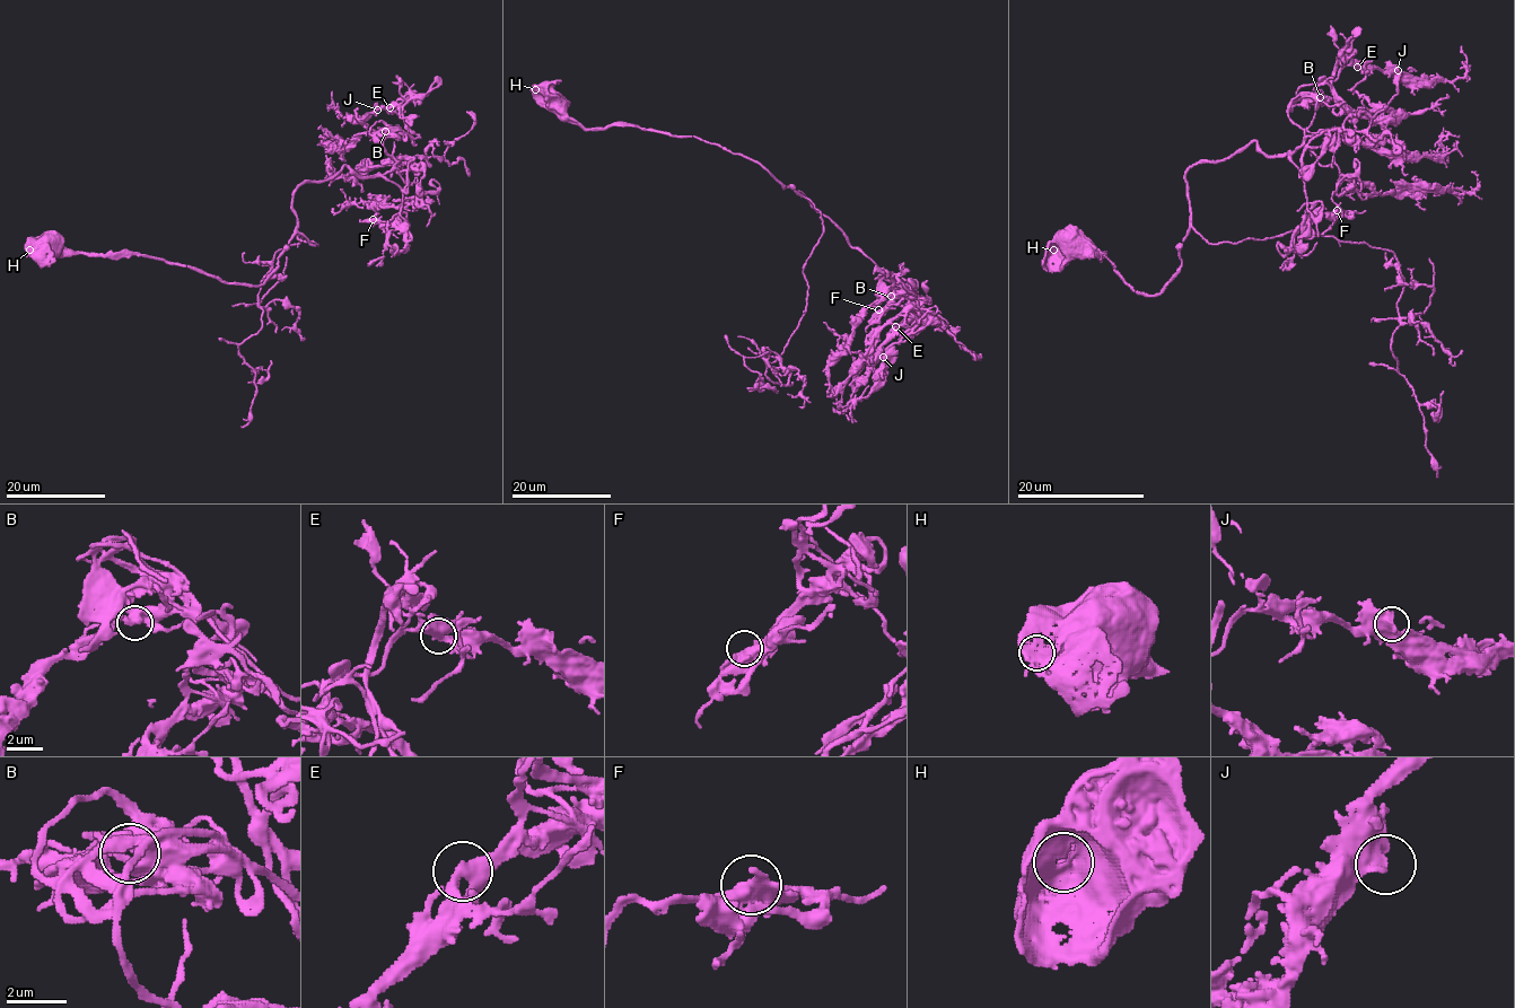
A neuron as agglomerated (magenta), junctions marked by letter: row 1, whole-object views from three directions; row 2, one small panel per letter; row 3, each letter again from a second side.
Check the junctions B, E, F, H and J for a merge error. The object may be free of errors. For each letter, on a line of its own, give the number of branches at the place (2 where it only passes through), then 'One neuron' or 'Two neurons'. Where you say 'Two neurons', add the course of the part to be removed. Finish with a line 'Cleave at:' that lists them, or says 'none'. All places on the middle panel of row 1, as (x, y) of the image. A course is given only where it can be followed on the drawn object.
B: Branches: 2. One neuron
E: Branches: 2. One neuron
F: Branches: 2. One neuron
H: Branches: 2. One neuron
J: Branches: 2. One neuron
Cleave at: none

